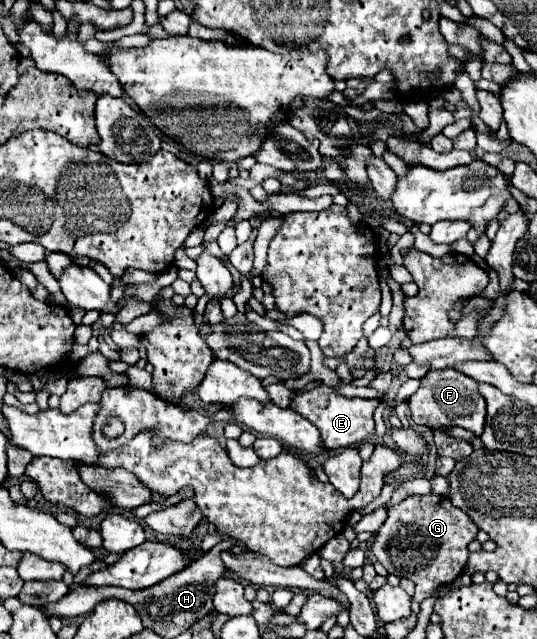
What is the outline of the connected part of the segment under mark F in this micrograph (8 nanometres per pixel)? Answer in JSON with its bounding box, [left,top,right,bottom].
[408,369,486,435]

